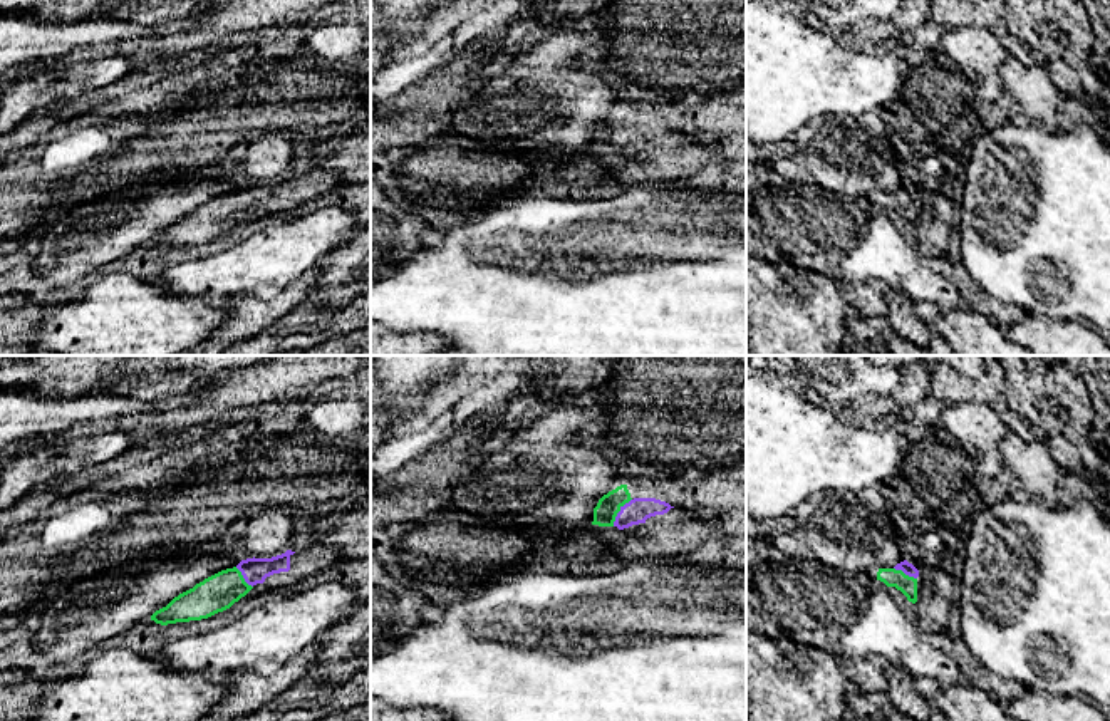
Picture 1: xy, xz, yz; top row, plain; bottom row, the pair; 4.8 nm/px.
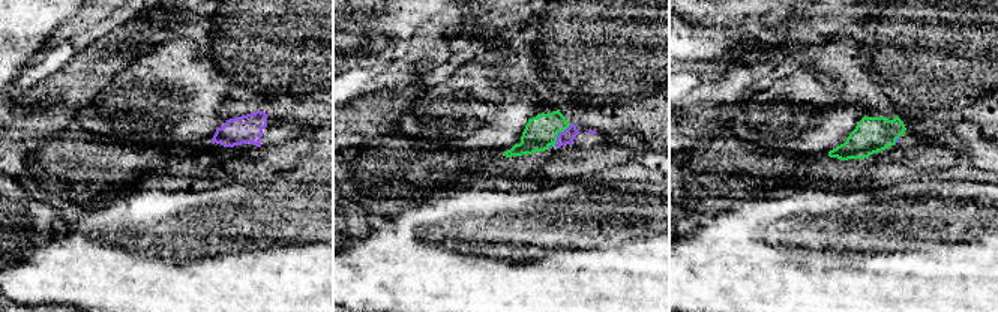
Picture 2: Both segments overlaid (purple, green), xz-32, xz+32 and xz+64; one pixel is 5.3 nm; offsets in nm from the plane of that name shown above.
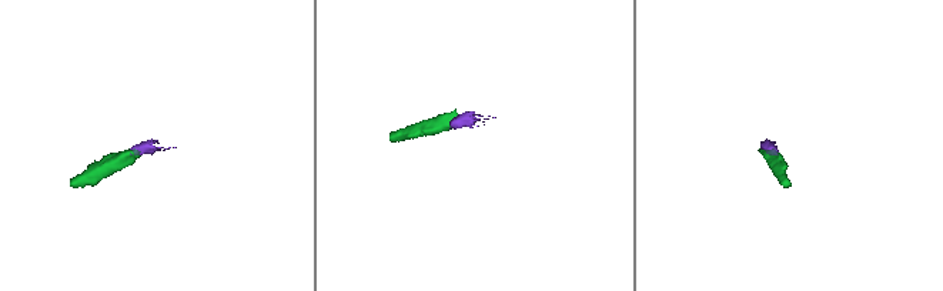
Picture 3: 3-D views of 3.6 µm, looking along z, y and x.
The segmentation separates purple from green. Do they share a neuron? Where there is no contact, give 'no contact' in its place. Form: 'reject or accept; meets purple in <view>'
accept; meets purple in xz

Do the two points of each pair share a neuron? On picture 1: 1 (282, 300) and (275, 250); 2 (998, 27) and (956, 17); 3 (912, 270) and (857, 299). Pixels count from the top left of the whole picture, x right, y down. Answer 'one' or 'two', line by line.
1: two
2: one
3: two

